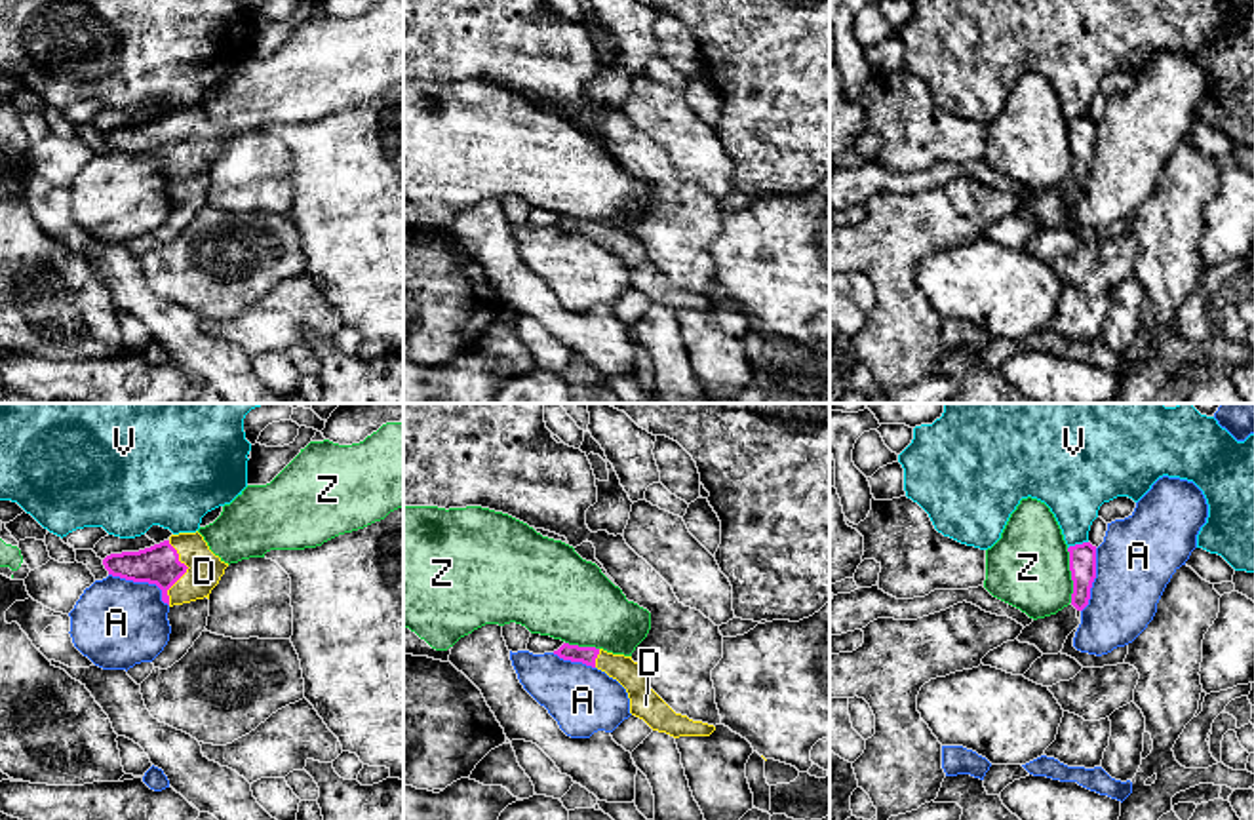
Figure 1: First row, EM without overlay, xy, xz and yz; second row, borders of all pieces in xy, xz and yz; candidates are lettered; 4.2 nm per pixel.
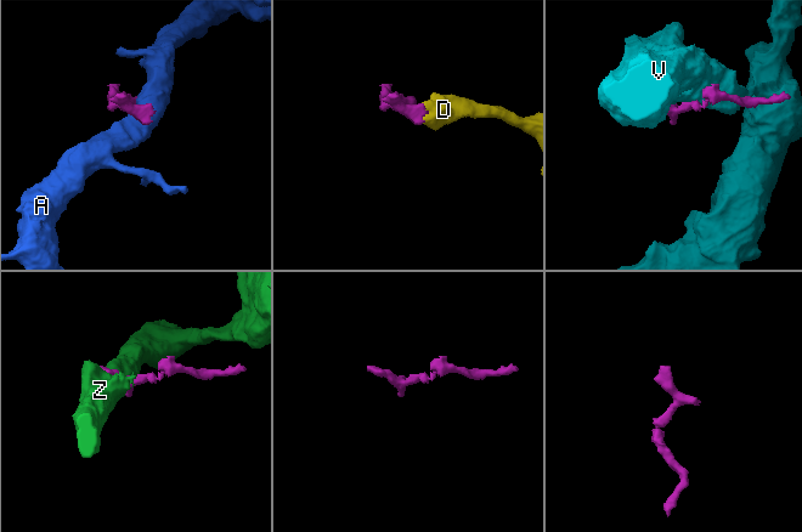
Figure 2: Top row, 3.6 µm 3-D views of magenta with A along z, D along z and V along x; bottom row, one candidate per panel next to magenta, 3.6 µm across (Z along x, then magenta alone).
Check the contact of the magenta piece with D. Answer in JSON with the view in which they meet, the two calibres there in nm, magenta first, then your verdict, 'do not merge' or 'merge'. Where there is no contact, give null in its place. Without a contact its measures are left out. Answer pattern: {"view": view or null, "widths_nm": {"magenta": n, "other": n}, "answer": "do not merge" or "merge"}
{"view": "xy", "widths_nm": {"magenta": 170, "other": 150}, "answer": "merge"}

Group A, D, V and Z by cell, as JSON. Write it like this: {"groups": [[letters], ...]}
{"groups": [["A"], ["D"], ["V"], ["Z"]]}

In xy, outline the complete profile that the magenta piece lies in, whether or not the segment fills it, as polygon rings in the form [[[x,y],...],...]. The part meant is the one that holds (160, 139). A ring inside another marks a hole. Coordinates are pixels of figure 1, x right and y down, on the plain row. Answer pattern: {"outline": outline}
{"outline": [[[196,107],[171,108],[139,126],[110,127],[103,133],[112,150],[156,158],[169,181],[209,173],[228,137],[215,129]]]}

